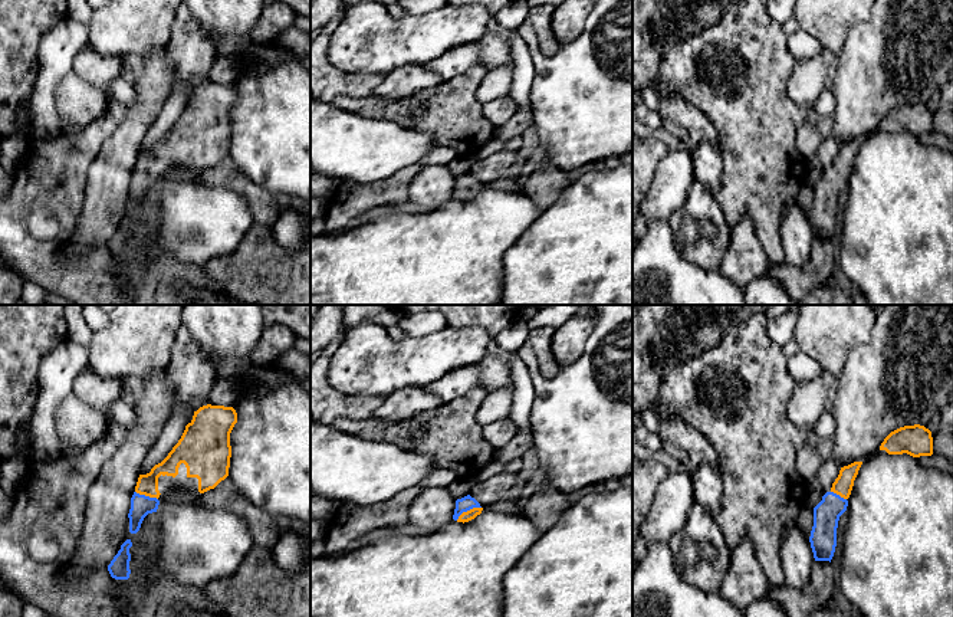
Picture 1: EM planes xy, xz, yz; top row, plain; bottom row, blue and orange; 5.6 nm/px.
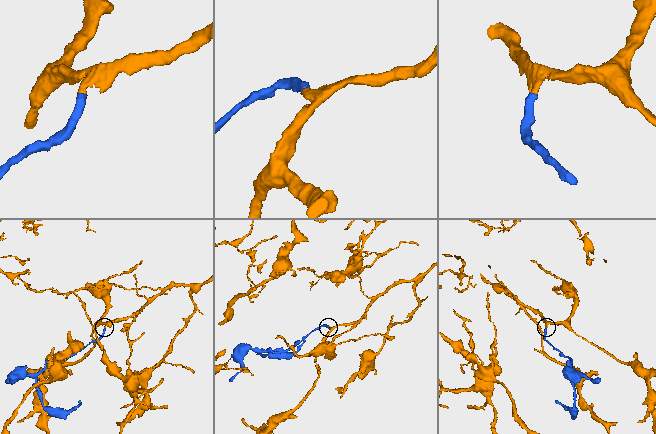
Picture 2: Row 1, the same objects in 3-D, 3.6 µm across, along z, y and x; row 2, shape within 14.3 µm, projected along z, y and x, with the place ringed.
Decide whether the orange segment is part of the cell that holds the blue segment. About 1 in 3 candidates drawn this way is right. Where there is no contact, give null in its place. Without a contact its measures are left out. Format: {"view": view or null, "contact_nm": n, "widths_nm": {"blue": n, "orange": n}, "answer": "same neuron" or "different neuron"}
{"view": "xz", "contact_nm": 160, "widths_nm": {"blue": 80, "orange": 60}, "answer": "same neuron"}

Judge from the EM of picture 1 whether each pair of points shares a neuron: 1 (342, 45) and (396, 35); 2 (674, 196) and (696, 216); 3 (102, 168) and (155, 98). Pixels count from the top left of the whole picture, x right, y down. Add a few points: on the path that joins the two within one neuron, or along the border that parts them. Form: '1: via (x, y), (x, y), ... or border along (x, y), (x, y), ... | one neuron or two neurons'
1: via (355, 45), (383, 42) | one neuron
2: border along (694, 180), (686, 202), (669, 220) | two neurons
3: via (120, 151), (140, 115) | one neuron

